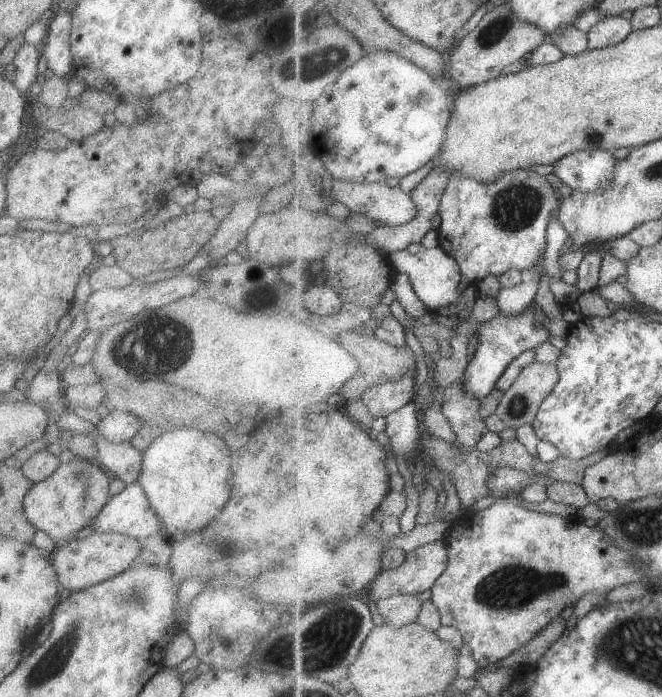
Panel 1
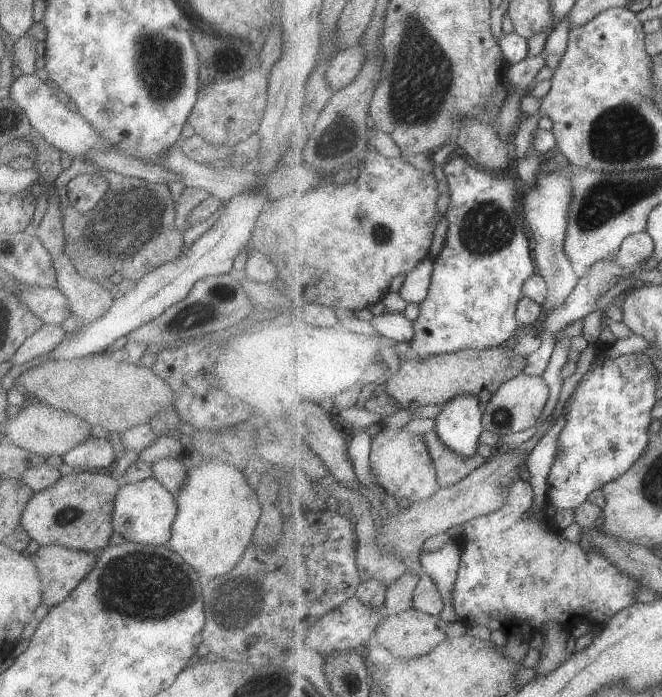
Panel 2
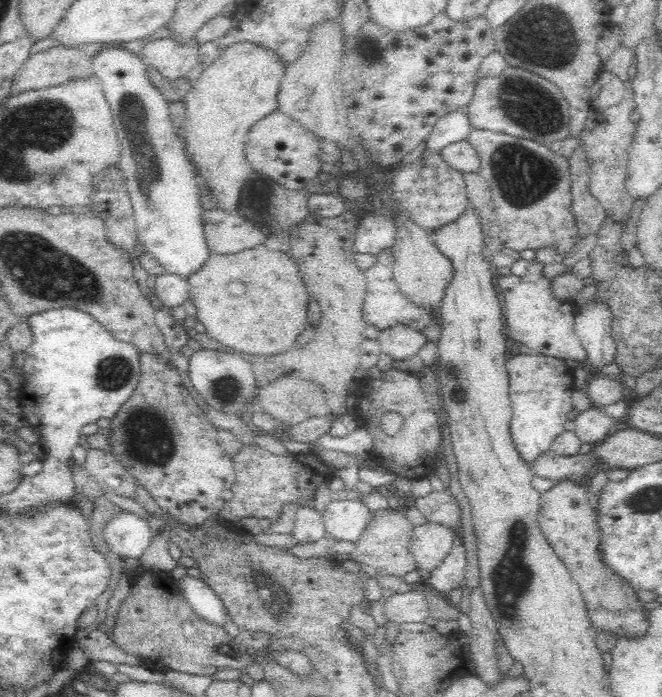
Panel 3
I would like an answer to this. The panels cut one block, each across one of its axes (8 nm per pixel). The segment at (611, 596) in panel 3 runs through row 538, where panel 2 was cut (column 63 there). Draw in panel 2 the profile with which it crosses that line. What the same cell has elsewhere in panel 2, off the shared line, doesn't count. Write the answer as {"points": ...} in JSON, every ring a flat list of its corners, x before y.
{"points":[[50,545,39,546,31,560,37,566,39,579,42,581,41,603,50,608,65,600,69,596,69,592,93,570,97,556,93,552,82,552,81,550,70,550,65,546]]}

